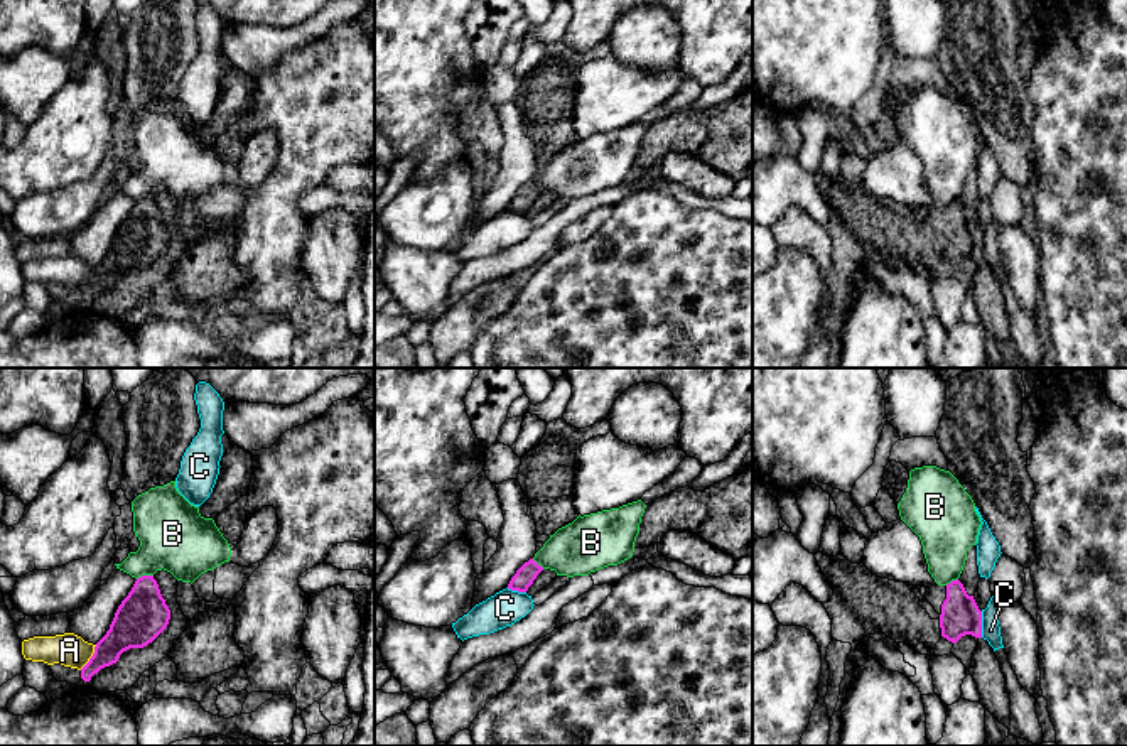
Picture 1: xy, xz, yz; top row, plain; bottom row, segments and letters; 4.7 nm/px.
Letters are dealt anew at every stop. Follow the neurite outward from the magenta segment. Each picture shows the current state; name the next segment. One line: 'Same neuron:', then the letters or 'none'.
Same neuron: none

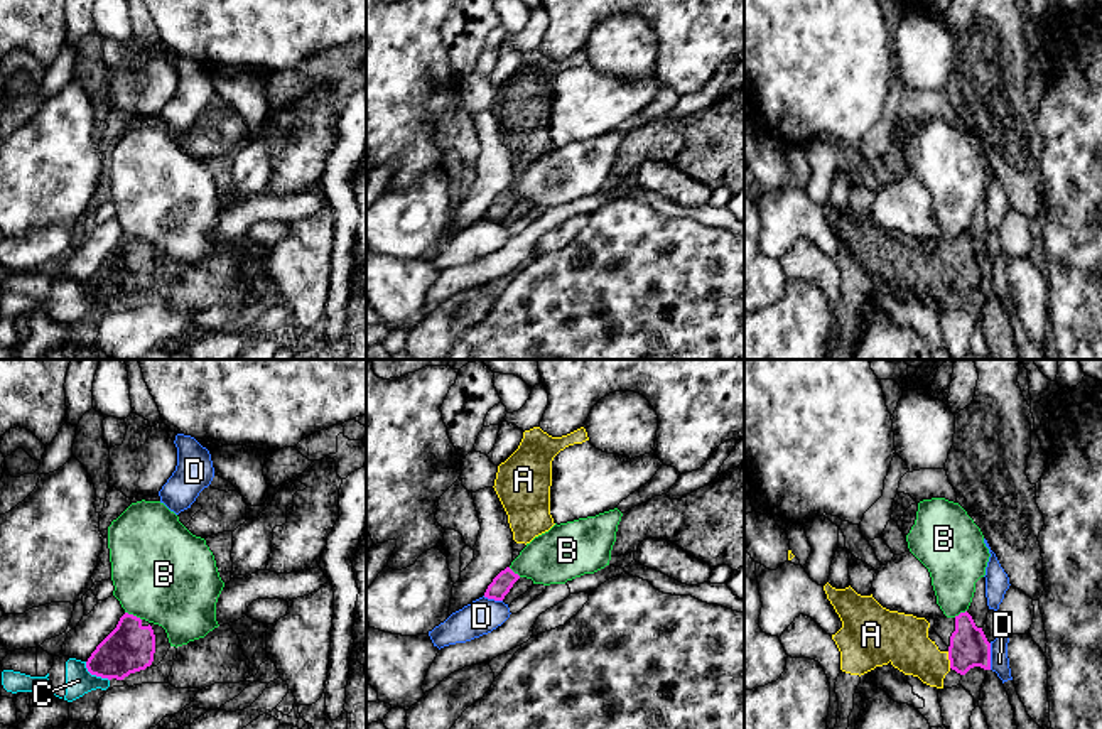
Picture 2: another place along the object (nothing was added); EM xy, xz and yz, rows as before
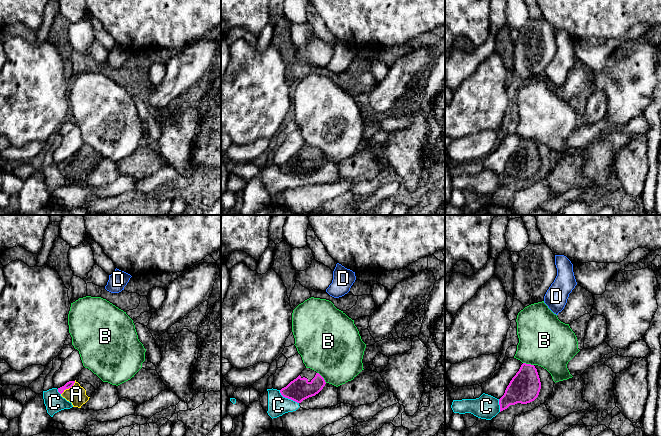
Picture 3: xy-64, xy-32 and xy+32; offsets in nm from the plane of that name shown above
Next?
Same neuron: A

